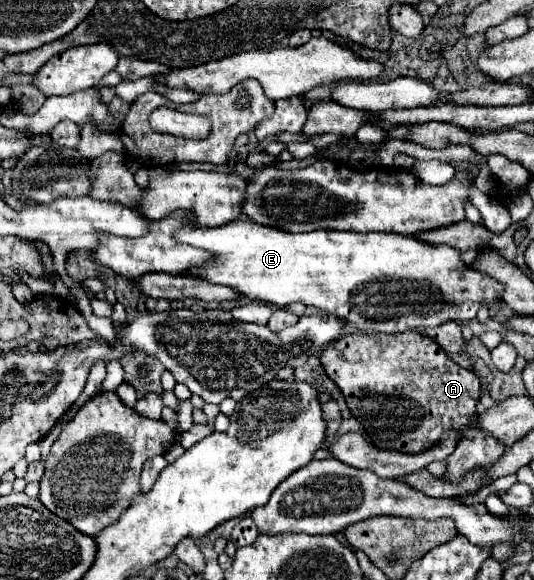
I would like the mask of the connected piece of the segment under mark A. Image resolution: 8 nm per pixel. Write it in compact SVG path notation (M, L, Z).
M399 332L399 334L347 334L335 342L331 342L319 356L321 368L325 374L335 382L335 386L345 396L345 402L351 410L351 414L361 422L365 432L369 434L371 442L379 446L381 450L399 450L405 454L417 454L427 448L431 448L443 432L447 430L463 430L463 438L451 458L447 458L447 474L443 478L451 482L459 482L463 474L467 474L473 468L489 466L491 462L497 462L505 450L505 446L499 446L495 438L489 434L483 434L483 430L475 430L475 404L479 402L481 384L479 378L467 370L449 360L449 356L427 336L419 332Z

